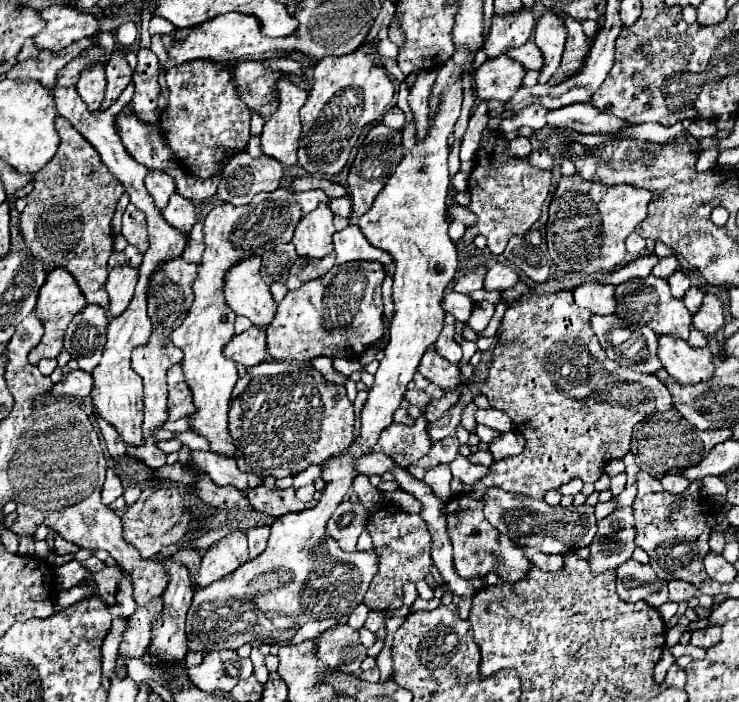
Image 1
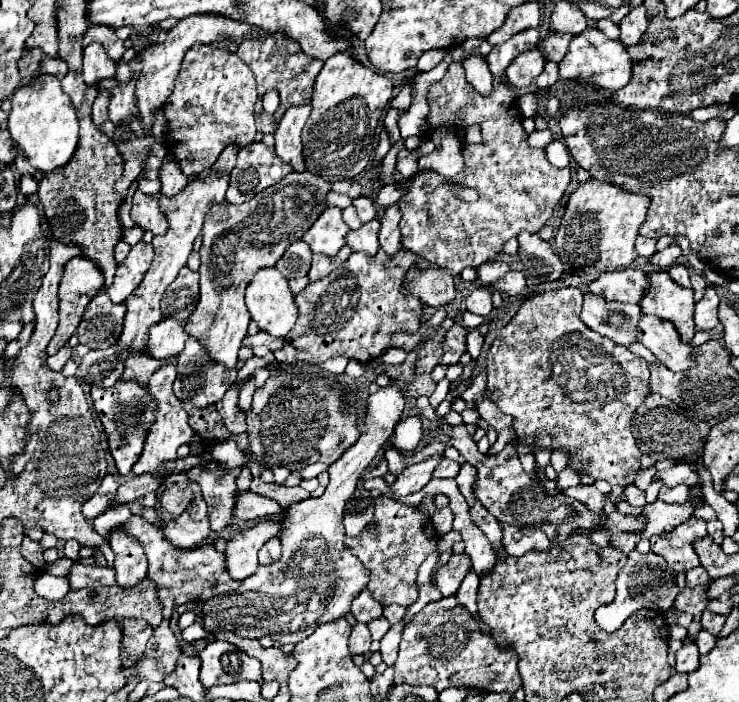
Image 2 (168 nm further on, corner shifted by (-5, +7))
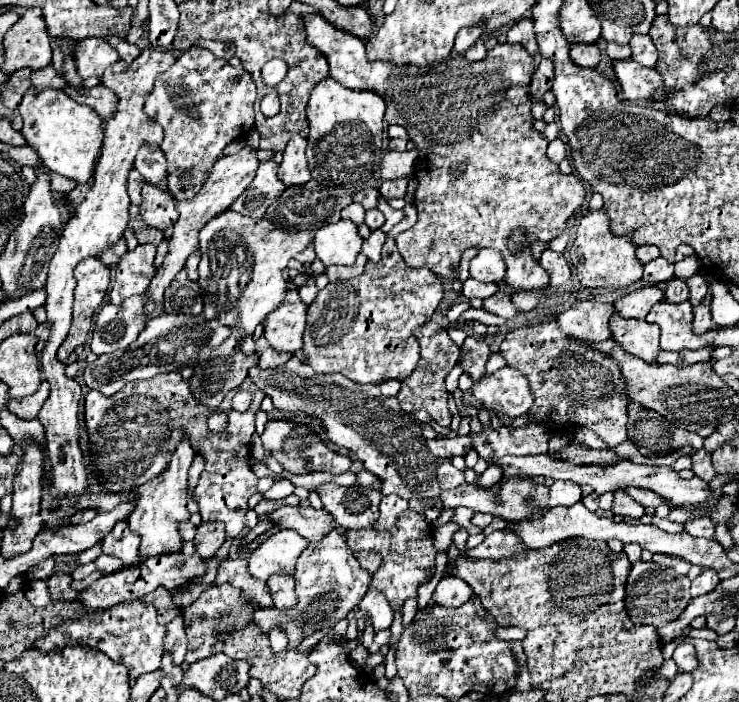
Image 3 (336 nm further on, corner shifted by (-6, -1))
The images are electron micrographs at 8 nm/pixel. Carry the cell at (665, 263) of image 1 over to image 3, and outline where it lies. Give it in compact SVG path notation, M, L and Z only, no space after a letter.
M656 258L648 264L644 264L644 282L648 284L658 284L658 282L668 282L674 278L674 264L664 262L664 258Z

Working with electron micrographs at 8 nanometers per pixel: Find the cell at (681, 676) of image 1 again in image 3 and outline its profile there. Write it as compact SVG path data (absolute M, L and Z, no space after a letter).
M680 642L678 648L674 650L674 662L678 664L678 668L682 672L692 672L696 666L698 666L698 660L696 660L696 650L690 642Z

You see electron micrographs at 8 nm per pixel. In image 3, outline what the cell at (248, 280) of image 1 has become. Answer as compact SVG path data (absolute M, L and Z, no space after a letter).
M290 290L284 304L268 314L264 322L264 334L274 350L290 354L302 350L306 310L308 306L300 300L298 292Z

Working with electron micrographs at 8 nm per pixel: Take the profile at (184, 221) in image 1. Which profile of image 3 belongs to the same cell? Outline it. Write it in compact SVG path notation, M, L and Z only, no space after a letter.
M142 144L134 158L134 168L144 176L144 180L166 186L166 158L160 148L150 148L148 144Z

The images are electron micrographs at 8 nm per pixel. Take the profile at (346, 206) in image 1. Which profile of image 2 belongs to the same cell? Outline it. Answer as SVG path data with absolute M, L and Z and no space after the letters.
M359 196L359 198L355 198L355 200L353 200L353 206L355 206L355 210L357 210L357 216L359 216L359 220L367 222L367 220L373 220L373 218L377 218L375 202L373 202L371 198L367 198L367 196Z

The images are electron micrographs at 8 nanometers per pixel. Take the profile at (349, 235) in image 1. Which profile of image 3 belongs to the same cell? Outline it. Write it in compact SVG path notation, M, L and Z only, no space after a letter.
M374 230L374 232L370 234L370 238L364 240L364 244L362 244L362 254L366 254L368 260L378 262L378 260L380 260L380 250L382 250L384 242L386 242L386 234L384 234L382 230Z

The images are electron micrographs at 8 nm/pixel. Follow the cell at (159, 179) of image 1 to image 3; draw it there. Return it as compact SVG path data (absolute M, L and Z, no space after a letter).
M132 170L128 176L128 196L132 200L132 204L142 204L140 202L140 188L144 184L144 178L140 176L138 170Z

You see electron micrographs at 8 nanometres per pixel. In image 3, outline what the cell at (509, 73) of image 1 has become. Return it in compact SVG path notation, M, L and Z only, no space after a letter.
M546 58L540 62L540 66L534 72L534 80L530 84L530 94L536 100L542 100L542 96L552 88L554 82L554 66Z

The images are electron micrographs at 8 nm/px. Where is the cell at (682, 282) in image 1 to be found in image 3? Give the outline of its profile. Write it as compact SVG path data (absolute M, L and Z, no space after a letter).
M672 278L672 282L668 282L666 290L664 290L664 296L666 296L666 302L670 304L680 304L680 302L686 302L688 300L688 286L684 280L678 280L678 278Z

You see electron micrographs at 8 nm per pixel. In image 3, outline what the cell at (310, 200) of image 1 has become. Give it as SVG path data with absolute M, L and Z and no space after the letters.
M354 202L352 206L346 206L346 208L342 210L342 216L348 218L348 220L352 220L356 226L362 226L364 214L366 214L366 210L364 210L360 204L356 204L356 202Z

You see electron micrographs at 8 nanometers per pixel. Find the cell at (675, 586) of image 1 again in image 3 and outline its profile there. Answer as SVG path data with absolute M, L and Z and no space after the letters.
M704 568L702 574L692 582L692 588L690 588L690 590L692 590L692 596L696 598L696 596L702 596L702 594L712 592L718 584L720 584L720 578L718 578L716 570L712 570L712 568Z

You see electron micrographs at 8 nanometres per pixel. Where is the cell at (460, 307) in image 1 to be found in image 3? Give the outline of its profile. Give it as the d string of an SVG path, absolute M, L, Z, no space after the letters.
M496 292L494 296L486 298L484 300L484 310L496 314L496 316L502 316L506 320L514 318L516 314L520 314L520 308L516 308L512 304L512 296L508 292Z

